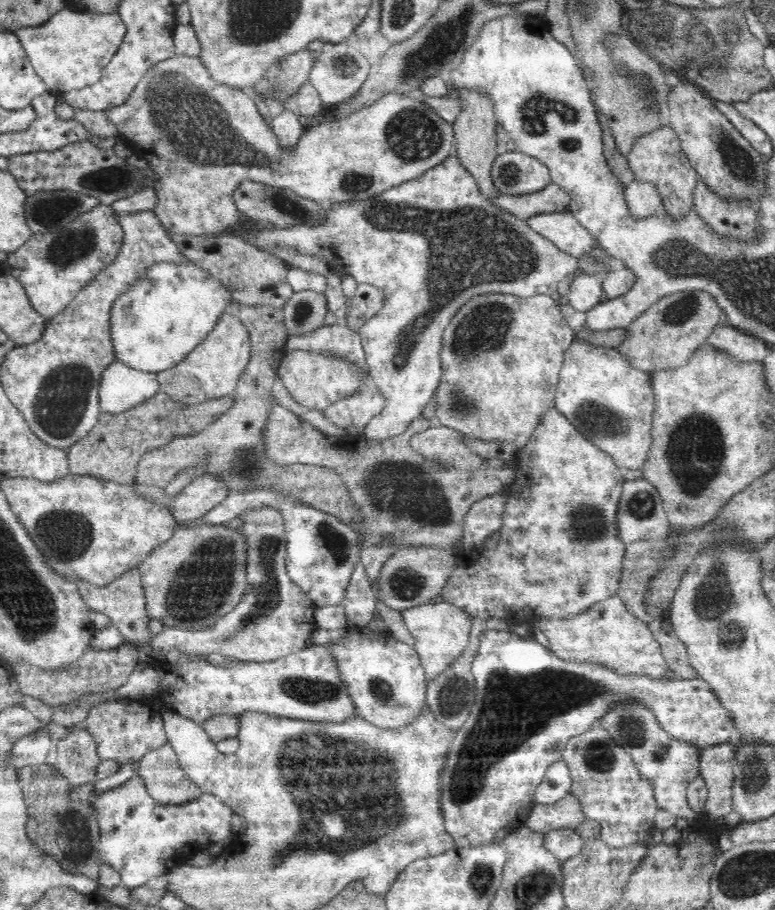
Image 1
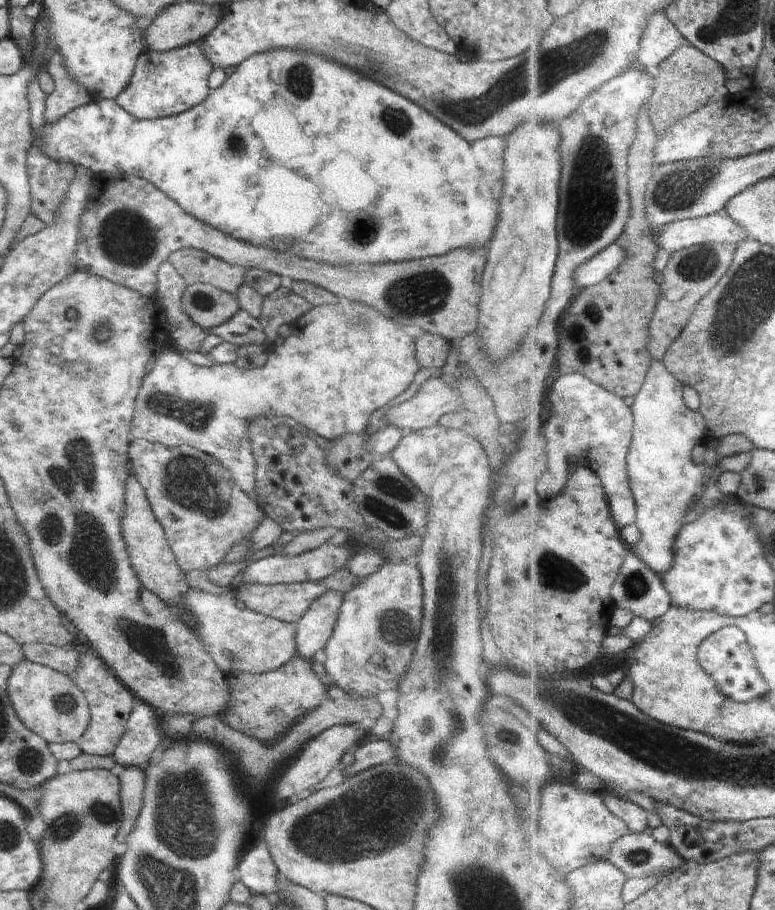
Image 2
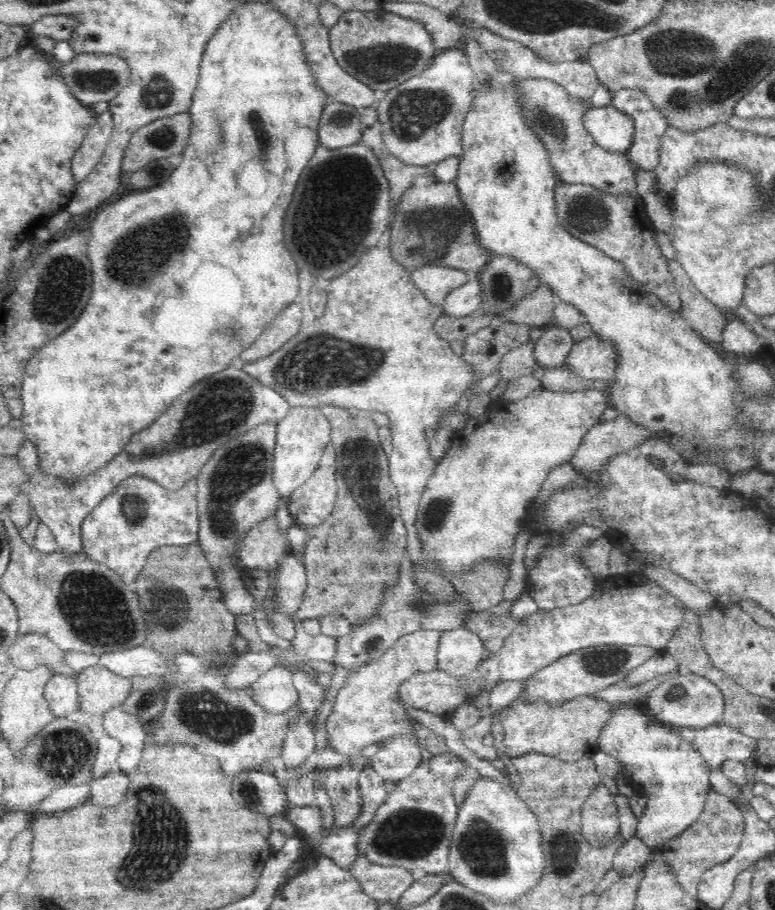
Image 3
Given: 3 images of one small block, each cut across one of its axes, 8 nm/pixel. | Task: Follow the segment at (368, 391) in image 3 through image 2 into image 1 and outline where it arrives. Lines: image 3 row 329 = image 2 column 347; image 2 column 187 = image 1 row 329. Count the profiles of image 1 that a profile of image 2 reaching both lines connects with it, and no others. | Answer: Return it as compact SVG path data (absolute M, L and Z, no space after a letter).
M454 150L442 164L430 168L430 170L427 170L417 179L398 184L398 186L394 186L394 188L390 188L390 190L386 190L386 192L382 192L382 194L378 194L378 196L372 199L325 204L326 220L322 220L322 224L292 224L292 226L282 229L277 227L258 229L258 227L254 227L251 230L244 230L242 234L237 235L250 243L250 245L258 247L258 249L266 249L273 252L274 247L292 247L292 249L298 250L298 253L316 255L321 260L326 260L332 271L338 274L345 273L352 276L359 284L372 284L372 286L376 286L384 291L384 305L382 305L380 312L370 318L359 332L365 352L365 361L367 362L367 366L369 366L369 375L376 383L382 397L384 397L384 407L381 413L370 420L363 429L362 435L368 441L374 441L375 443L376 441L402 434L410 426L410 423L422 414L422 410L424 410L426 404L432 401L442 378L442 359L440 358L442 346L440 346L440 340L442 340L448 322L458 312L458 308L468 302L468 298L472 298L476 294L488 294L488 292L510 294L519 298L530 298L542 294L551 296L557 292L557 288L562 280L568 278L570 274L578 272L579 260L577 257L560 250L552 241L546 239L545 236L532 231L524 219L520 219L512 213L500 209L500 207L496 207L496 205L492 204L483 195L480 195L480 193L481 190L476 179L462 166L462 163L458 160L456 150Z

